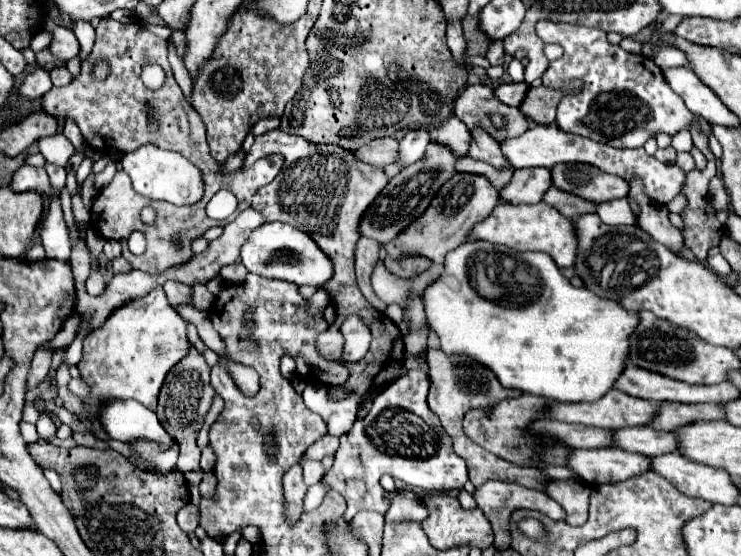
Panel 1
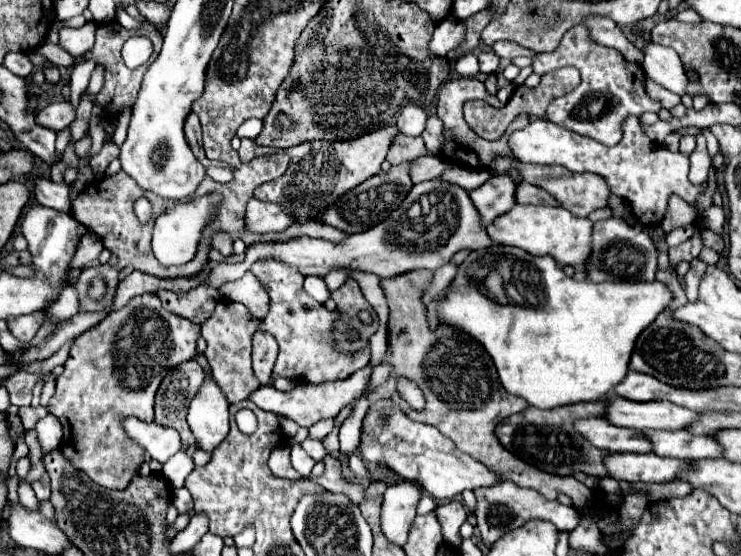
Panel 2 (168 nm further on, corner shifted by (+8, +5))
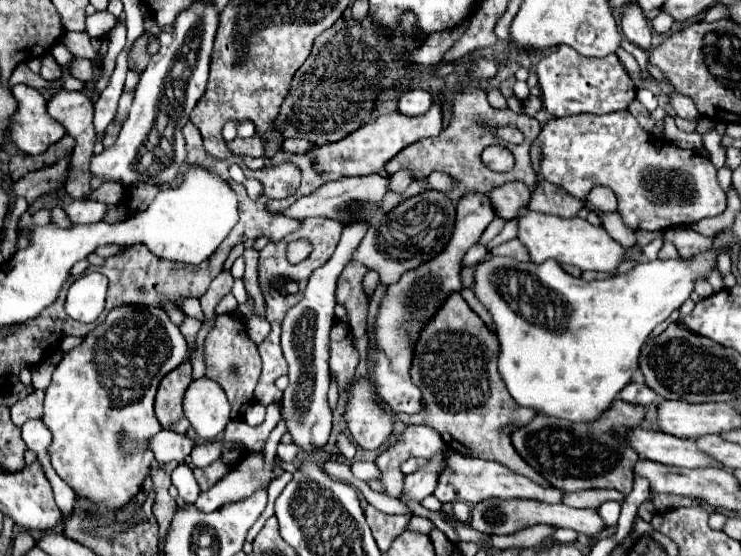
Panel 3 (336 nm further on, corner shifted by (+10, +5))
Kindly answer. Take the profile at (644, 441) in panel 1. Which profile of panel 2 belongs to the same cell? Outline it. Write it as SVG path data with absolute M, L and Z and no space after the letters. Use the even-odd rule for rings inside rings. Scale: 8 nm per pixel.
M643 431L645 439L651 443L653 451L661 457L677 457L677 459L703 459L703 457L721 457L719 443L711 437L697 437L689 431Z

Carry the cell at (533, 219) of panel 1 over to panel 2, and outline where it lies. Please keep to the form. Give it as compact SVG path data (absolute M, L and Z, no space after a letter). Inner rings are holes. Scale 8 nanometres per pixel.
M515 205L509 213L499 215L489 227L487 233L495 243L513 245L527 249L535 255L551 255L557 265L583 265L589 257L591 243L591 219L577 217L563 207L543 207L543 205Z

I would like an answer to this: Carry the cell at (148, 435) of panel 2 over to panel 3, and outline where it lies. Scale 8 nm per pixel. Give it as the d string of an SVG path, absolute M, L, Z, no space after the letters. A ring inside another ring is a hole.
M161 431L151 441L151 449L155 453L157 463L183 463L183 459L191 455L195 445L195 439L191 439L189 435L179 435L173 431Z

